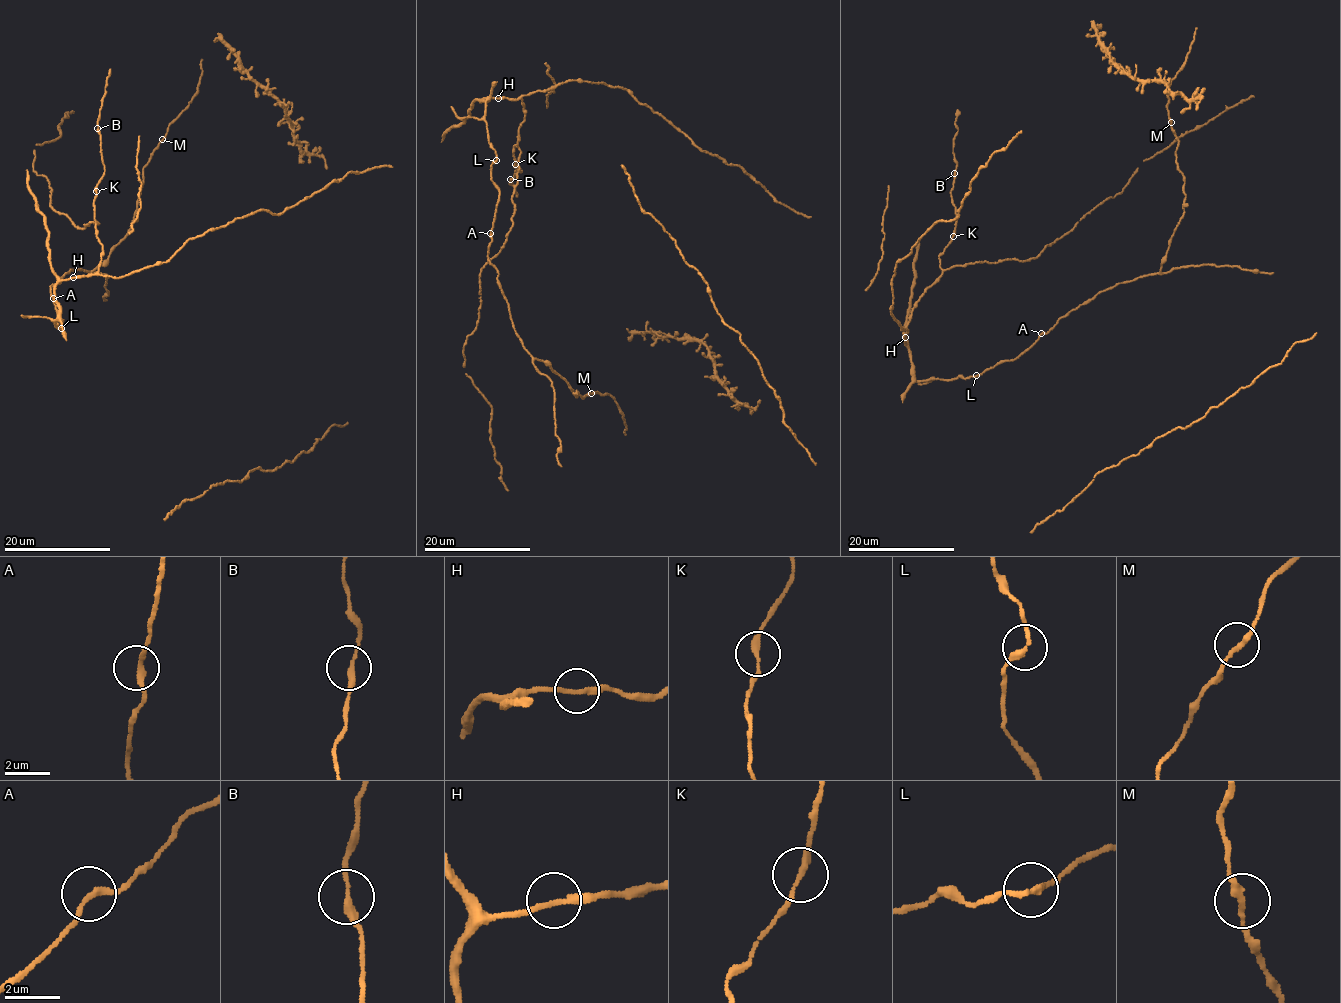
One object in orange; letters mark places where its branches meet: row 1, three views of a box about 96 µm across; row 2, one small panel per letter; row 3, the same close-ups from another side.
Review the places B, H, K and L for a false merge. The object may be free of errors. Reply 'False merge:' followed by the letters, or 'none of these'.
False merge: none of these

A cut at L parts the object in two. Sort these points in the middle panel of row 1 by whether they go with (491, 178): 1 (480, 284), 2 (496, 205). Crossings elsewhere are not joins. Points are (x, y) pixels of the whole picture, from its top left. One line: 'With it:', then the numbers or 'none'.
With it: 2

